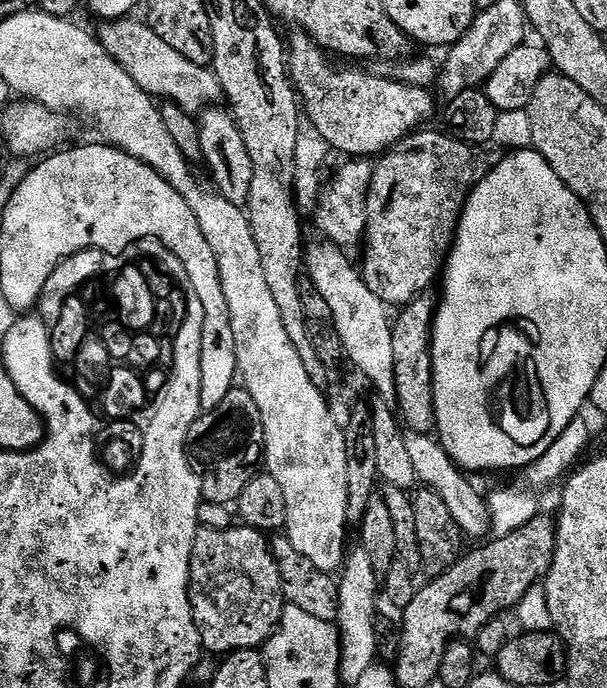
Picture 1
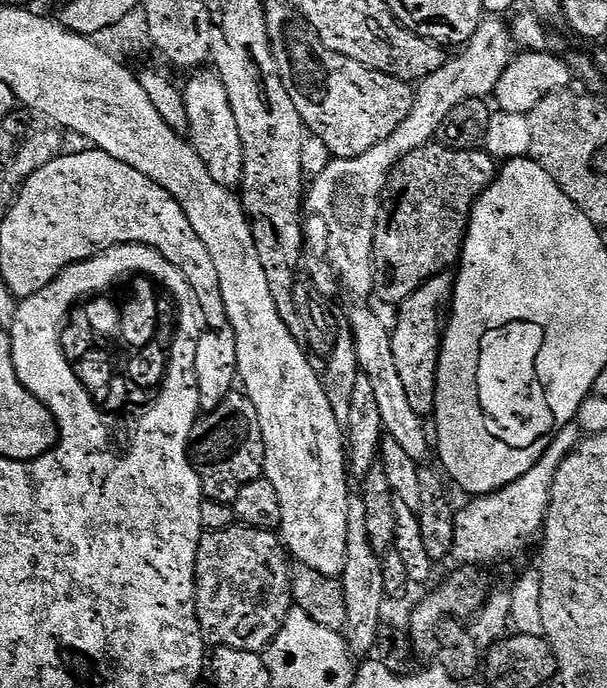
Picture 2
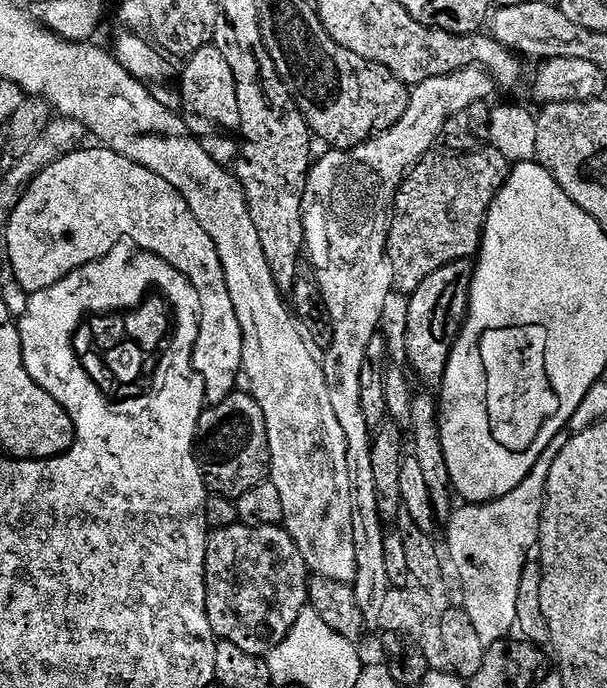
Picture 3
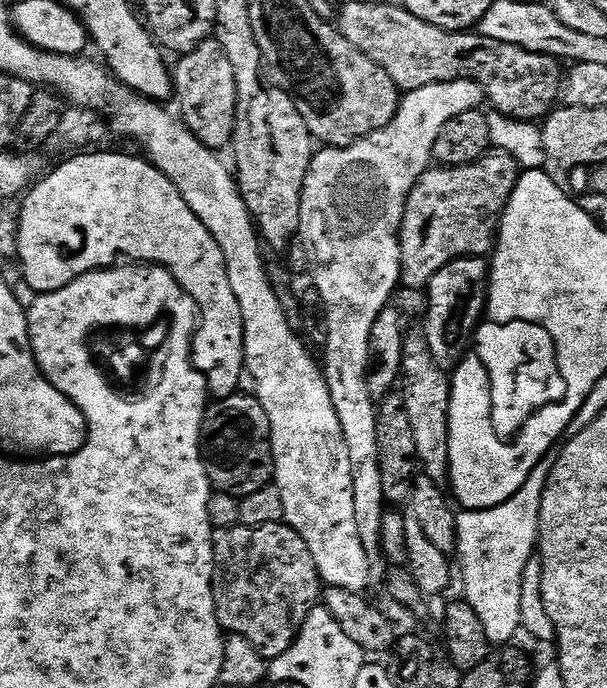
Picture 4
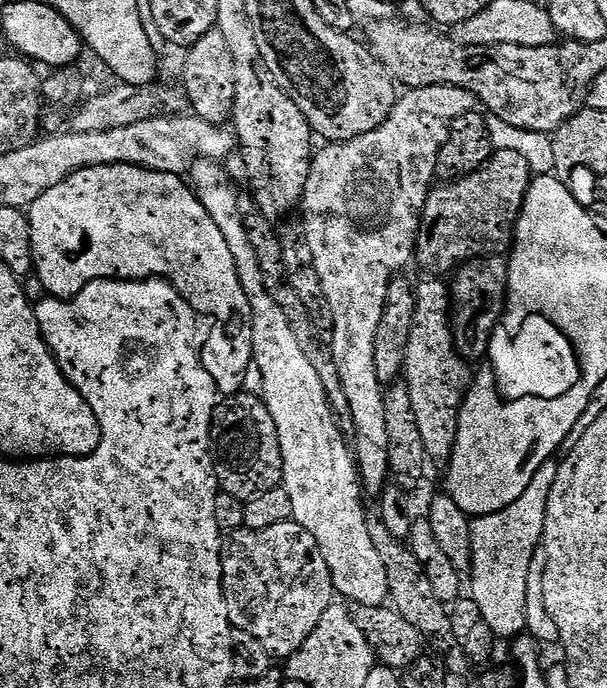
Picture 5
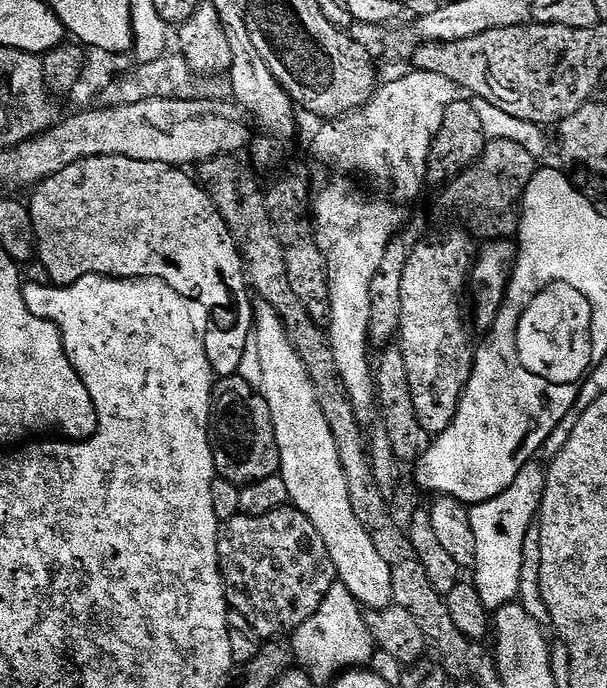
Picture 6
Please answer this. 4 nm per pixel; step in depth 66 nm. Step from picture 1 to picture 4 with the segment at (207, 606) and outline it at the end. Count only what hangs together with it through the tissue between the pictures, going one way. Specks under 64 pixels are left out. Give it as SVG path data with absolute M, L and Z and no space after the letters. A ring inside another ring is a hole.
M286 523L267 524L261 528L222 528L212 537L212 549L212 589L221 629L233 636L246 638L246 642L250 642L250 646L254 646L254 650L261 652L269 662L286 653L295 642L307 615L322 600L322 581L318 566L314 566L314 558L310 558L310 546L302 542L302 534L298 534Z

